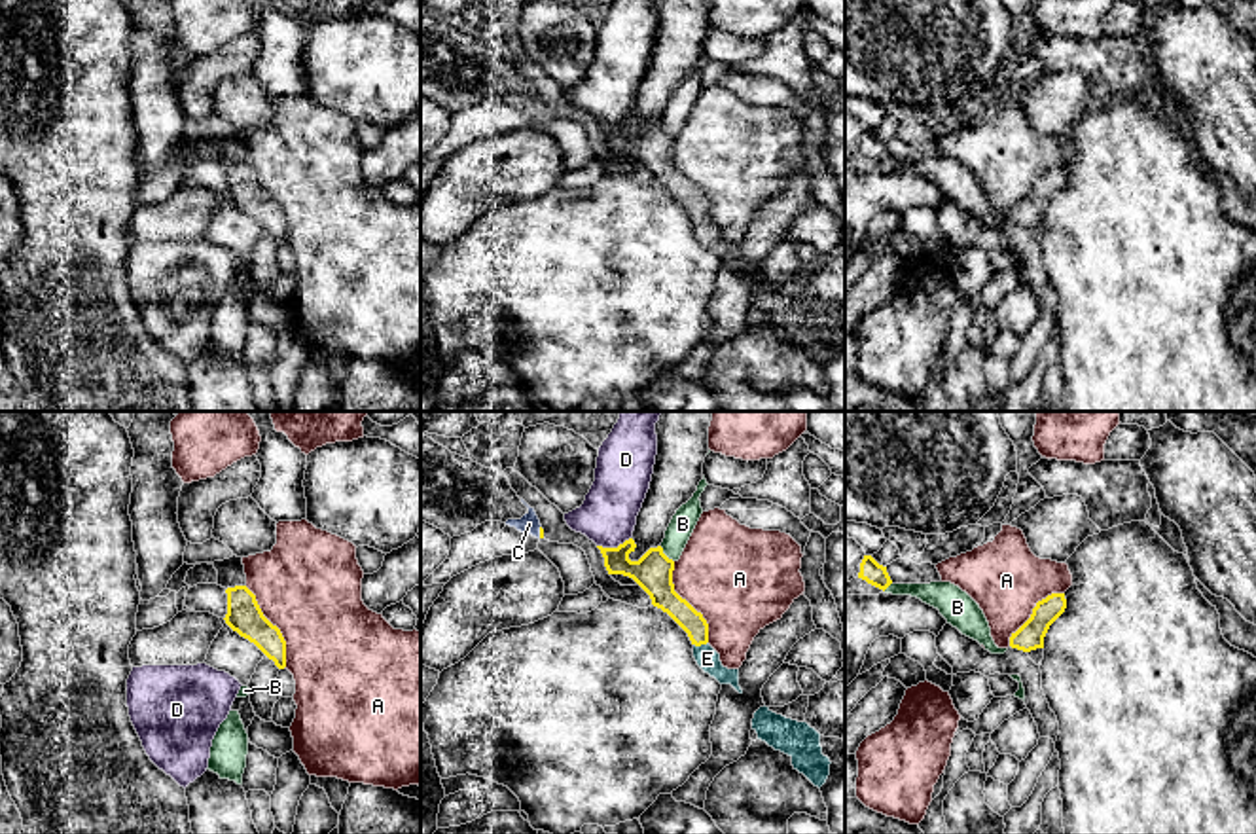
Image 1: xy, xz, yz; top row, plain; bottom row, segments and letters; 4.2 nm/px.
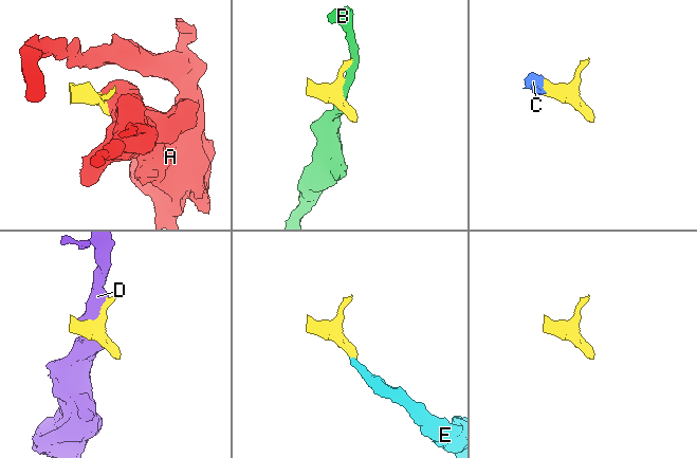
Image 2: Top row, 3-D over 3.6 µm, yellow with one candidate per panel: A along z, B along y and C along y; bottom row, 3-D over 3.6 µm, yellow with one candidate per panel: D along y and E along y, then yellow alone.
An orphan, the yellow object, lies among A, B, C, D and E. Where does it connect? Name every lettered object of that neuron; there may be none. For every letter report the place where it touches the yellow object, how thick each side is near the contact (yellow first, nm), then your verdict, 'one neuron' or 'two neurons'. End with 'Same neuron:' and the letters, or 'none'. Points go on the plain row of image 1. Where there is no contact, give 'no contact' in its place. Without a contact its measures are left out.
A: contact xy (277, 203); calibres 150 and 440 nm; two neurons
B: contact xz (663, 129); calibres 160 and 110 nm; two neurons
C: contact xz (540, 107); calibres 20 and 90 nm; one neuron
D: contact xz (612, 124); calibres 160 and 240 nm; two neurons
E: contact xz (699, 220); calibres 100 and 100 nm; one neuron
Same neuron: C, E

